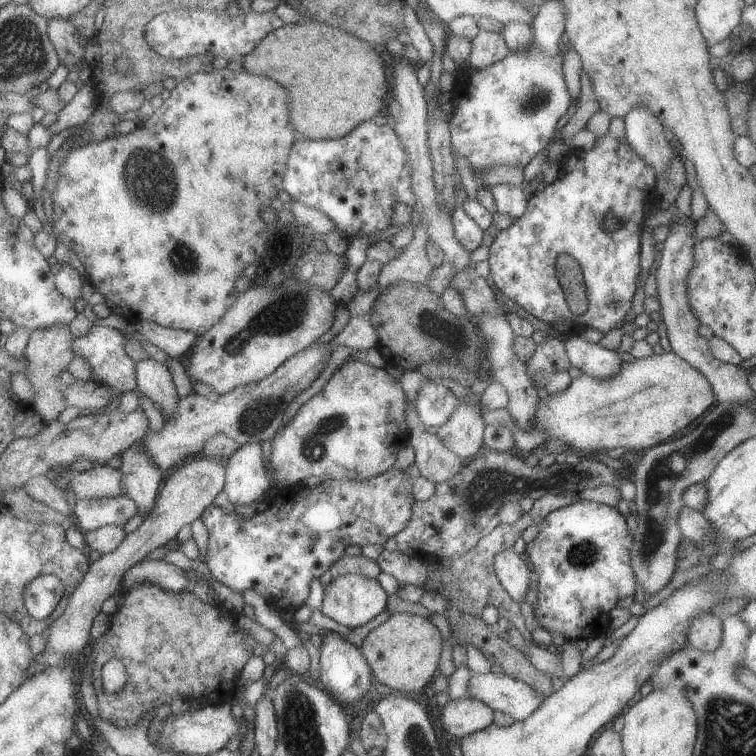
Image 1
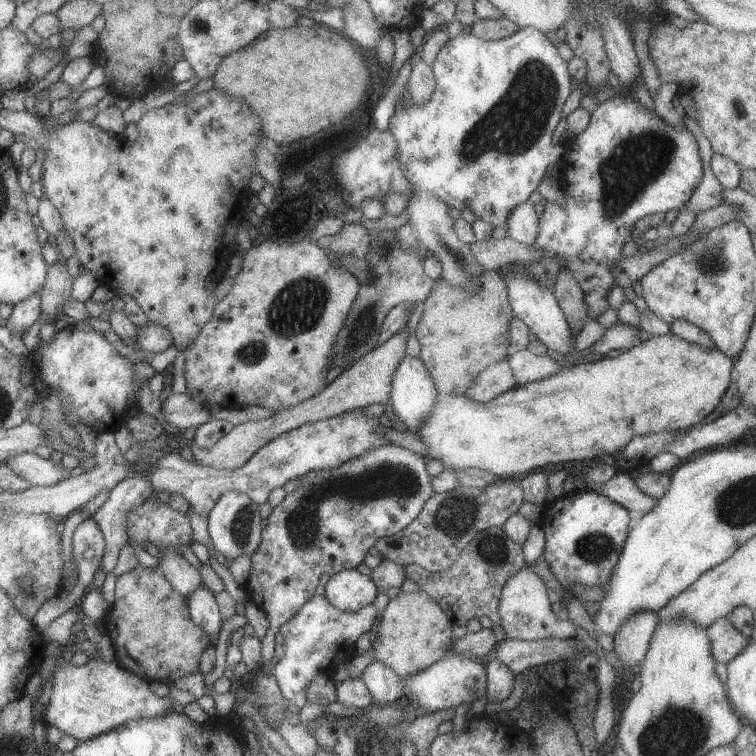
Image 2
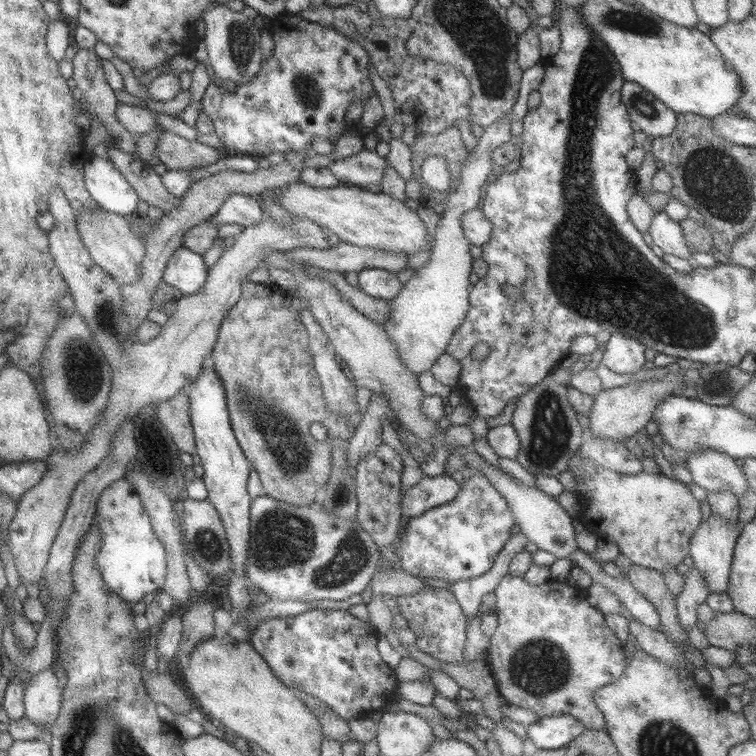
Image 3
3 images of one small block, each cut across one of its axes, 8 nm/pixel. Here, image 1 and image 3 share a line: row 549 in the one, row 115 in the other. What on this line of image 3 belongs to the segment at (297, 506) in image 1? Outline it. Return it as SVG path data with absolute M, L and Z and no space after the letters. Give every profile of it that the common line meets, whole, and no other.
M283 12L279 16L275 17L270 21L269 26L267 27L270 36L273 41L273 51L272 55L261 63L259 66L259 70L257 74L249 80L249 82L239 86L236 88L235 92L227 92L223 89L222 86L215 85L214 83L209 82L208 87L204 91L201 96L200 101L200 112L208 115L209 120L213 124L213 132L217 135L217 138L223 144L223 148L225 151L227 149L237 150L237 152L245 152L245 154L261 154L261 156L266 156L267 154L273 154L273 152L281 152L281 154L285 154L285 152L296 152L298 154L303 154L303 156L311 153L310 144L311 140L315 138L315 136L320 136L323 139L327 138L335 138L335 136L340 136L343 132L345 132L345 128L347 127L349 131L354 131L354 129L358 129L355 131L359 136L362 136L363 131L359 129L358 125L354 125L354 123L347 123L345 121L345 112L347 112L347 108L349 108L349 104L353 104L353 102L357 102L359 104L359 100L362 105L367 102L367 98L373 94L373 86L371 85L371 80L369 79L369 70L367 66L369 66L369 55L365 53L365 49L359 45L359 43L353 41L351 37L345 37L345 35L341 35L341 33L337 33L333 27L323 26L319 23L309 21L300 17L295 13Z

